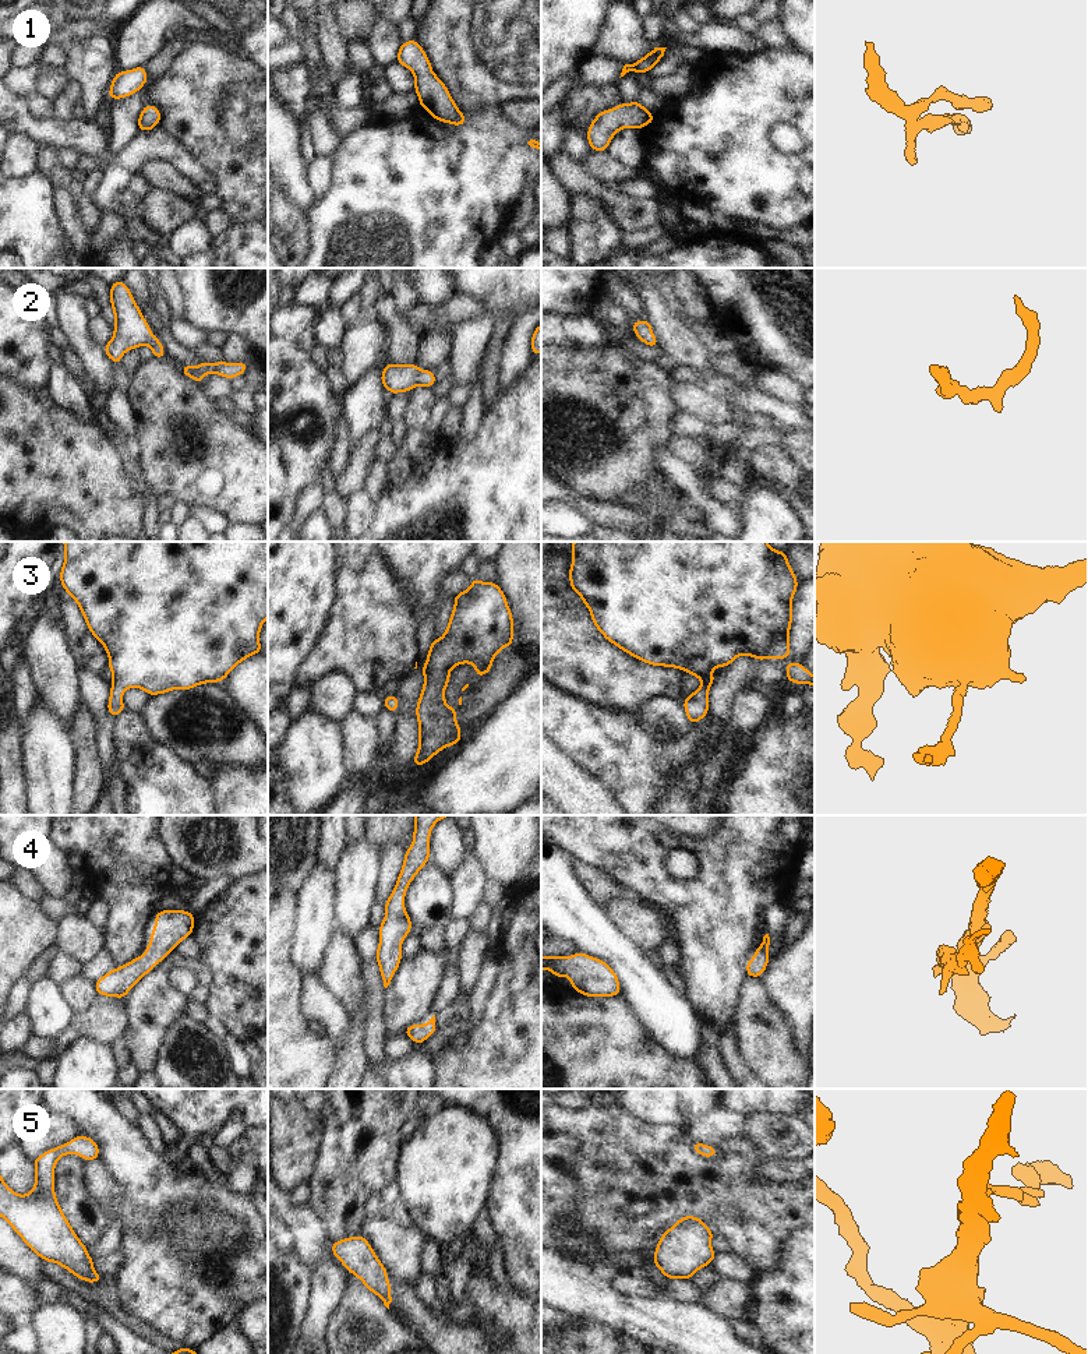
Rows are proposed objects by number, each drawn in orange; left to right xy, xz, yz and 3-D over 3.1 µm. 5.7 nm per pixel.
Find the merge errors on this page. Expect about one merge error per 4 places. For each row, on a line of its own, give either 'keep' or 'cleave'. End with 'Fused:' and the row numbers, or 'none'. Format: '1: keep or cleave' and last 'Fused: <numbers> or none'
1: keep
2: keep
3: keep
4: keep
5: keep
Fused: none

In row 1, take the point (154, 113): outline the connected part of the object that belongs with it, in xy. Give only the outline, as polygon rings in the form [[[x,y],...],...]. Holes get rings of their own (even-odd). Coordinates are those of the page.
[[[145,105],[138,116],[138,131],[151,131],[160,121],[160,110],[153,105]]]

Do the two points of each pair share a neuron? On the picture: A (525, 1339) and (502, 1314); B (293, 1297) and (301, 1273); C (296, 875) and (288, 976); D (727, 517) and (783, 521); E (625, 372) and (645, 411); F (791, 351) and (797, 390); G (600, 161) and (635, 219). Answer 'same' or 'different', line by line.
A: same
B: same
C: different
D: different
E: same
F: different
G: different

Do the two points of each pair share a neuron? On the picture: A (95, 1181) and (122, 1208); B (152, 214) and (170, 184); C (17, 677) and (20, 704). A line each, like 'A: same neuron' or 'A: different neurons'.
A: same neuron
B: different neurons
C: same neuron

